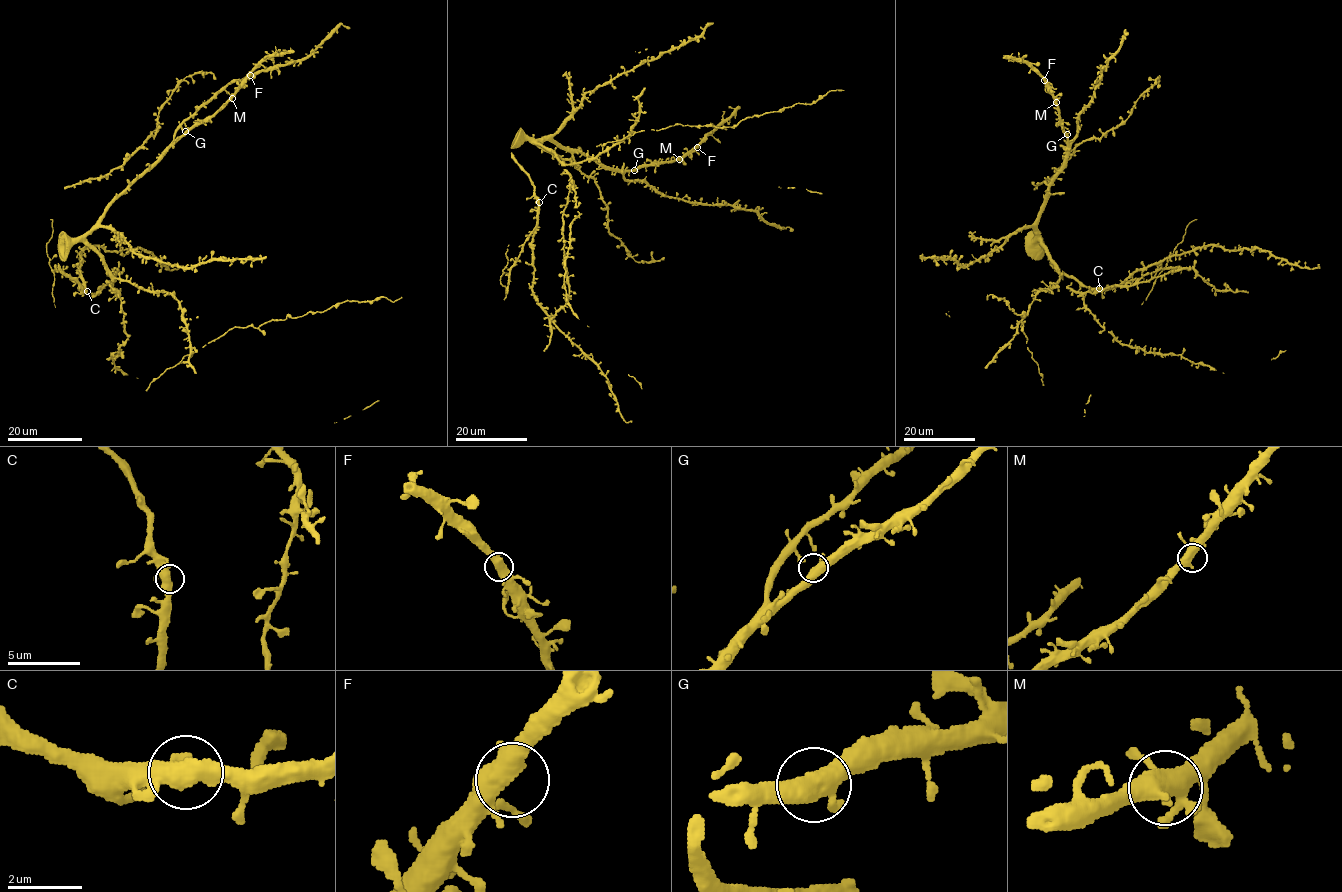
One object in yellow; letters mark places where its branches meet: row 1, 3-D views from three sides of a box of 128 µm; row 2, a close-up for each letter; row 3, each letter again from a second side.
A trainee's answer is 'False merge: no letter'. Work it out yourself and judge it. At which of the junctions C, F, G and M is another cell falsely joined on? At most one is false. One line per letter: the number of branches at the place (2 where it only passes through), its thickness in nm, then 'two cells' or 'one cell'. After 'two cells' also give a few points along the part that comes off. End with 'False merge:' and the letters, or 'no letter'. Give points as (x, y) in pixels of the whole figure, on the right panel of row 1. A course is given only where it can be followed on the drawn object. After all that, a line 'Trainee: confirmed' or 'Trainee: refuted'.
C: 3 branches meet; 440 nm thick; one cell
F: 3 branches meet; 440 nm thick; one cell
G: 3 branches meet; 440 nm thick; one cell
M: 3 branches meet; 420 nm thick; one cell
False merge: no letter
Trainee: confirmed

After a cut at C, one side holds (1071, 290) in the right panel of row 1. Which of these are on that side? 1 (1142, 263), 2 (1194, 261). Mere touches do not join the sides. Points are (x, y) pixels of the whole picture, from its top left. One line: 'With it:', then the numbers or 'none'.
With it: 2

